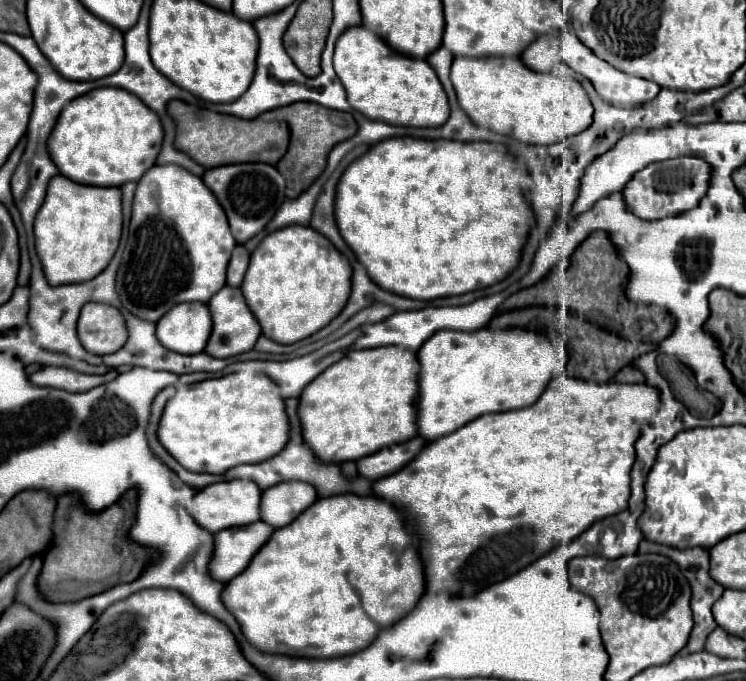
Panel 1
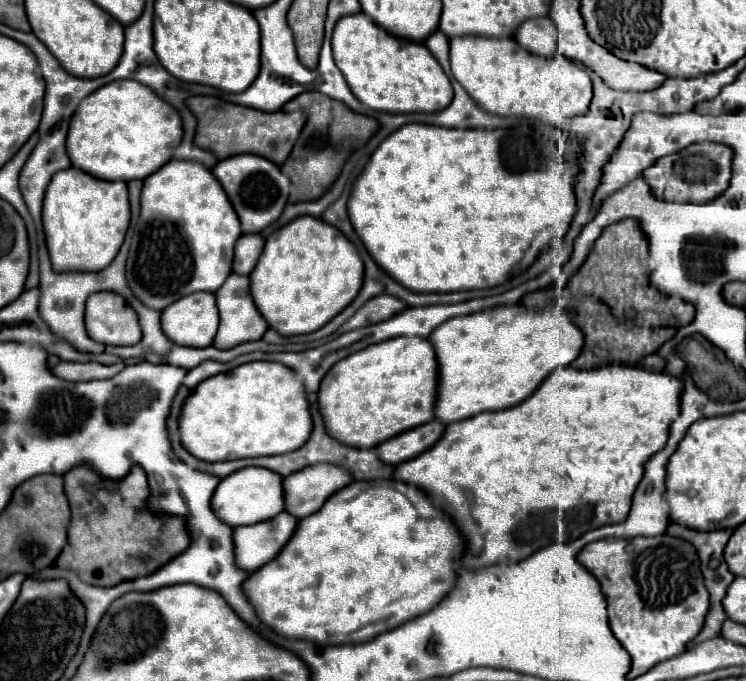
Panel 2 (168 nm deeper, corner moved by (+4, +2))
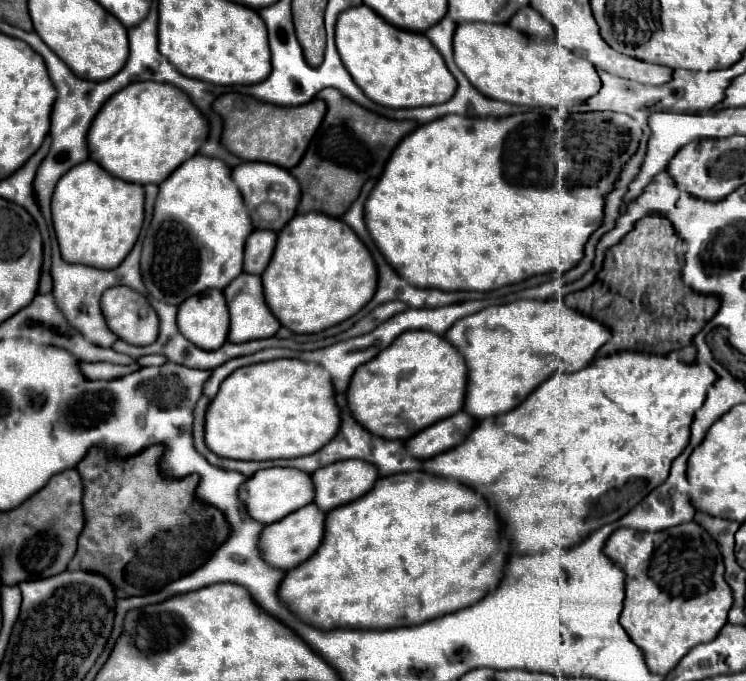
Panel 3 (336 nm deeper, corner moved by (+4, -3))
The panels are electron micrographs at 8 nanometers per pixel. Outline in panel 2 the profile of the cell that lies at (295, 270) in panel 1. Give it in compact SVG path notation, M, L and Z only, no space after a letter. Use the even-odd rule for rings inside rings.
M305 215L267 237L249 279L251 297L269 327L281 335L303 335L321 329L353 301L363 283L363 261L339 229Z

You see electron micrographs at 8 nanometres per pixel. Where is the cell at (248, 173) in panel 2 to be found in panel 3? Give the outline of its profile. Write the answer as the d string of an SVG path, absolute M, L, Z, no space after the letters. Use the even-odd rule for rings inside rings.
M243 162L241 166L233 168L233 180L237 182L237 186L243 194L243 200L247 204L247 210L253 218L255 228L279 232L295 216L297 204L301 200L301 188L297 186L297 180L285 168L267 164L267 162ZM269 206L273 208L273 216L267 214Z

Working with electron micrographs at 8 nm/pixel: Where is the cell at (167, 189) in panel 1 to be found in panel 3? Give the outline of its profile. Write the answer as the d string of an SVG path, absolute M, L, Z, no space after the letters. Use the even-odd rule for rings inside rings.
M197 154L183 162L165 182L159 184L159 196L155 202L153 222L143 240L141 272L149 294L169 304L181 304L189 296L201 294L209 288L223 290L237 274L243 272L245 240L253 232L249 212L237 184L231 178L231 168L219 158L205 158Z

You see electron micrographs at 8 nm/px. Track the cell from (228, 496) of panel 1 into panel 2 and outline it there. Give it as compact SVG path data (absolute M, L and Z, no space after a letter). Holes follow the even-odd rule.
M245 467L237 473L231 473L229 477L221 479L213 493L213 513L221 517L231 527L239 525L253 525L259 521L267 521L283 511L283 487L281 487L281 475L261 469L261 467Z

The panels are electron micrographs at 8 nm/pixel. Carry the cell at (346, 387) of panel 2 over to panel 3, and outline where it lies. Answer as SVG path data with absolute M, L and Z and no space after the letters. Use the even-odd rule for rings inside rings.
M411 330L371 362L357 368L347 398L353 416L387 440L409 440L423 428L453 416L465 404L467 364L459 350L439 334Z

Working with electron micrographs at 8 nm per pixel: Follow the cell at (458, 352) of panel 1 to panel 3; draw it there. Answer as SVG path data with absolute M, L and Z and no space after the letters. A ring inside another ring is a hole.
M561 298L515 300L489 306L457 320L445 338L469 364L469 388L465 412L489 418L519 406L529 392L557 370L577 372L593 360L597 350L611 338L611 330L599 320L567 308Z

